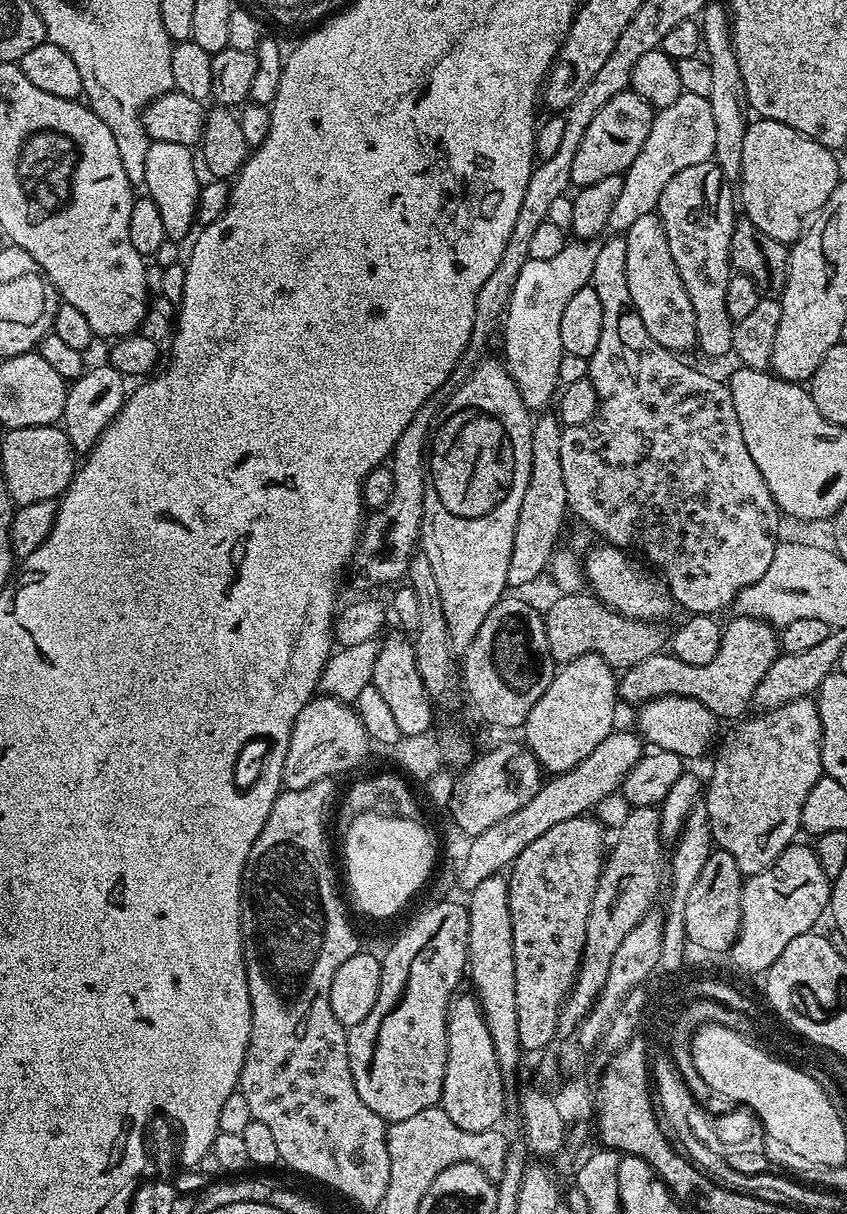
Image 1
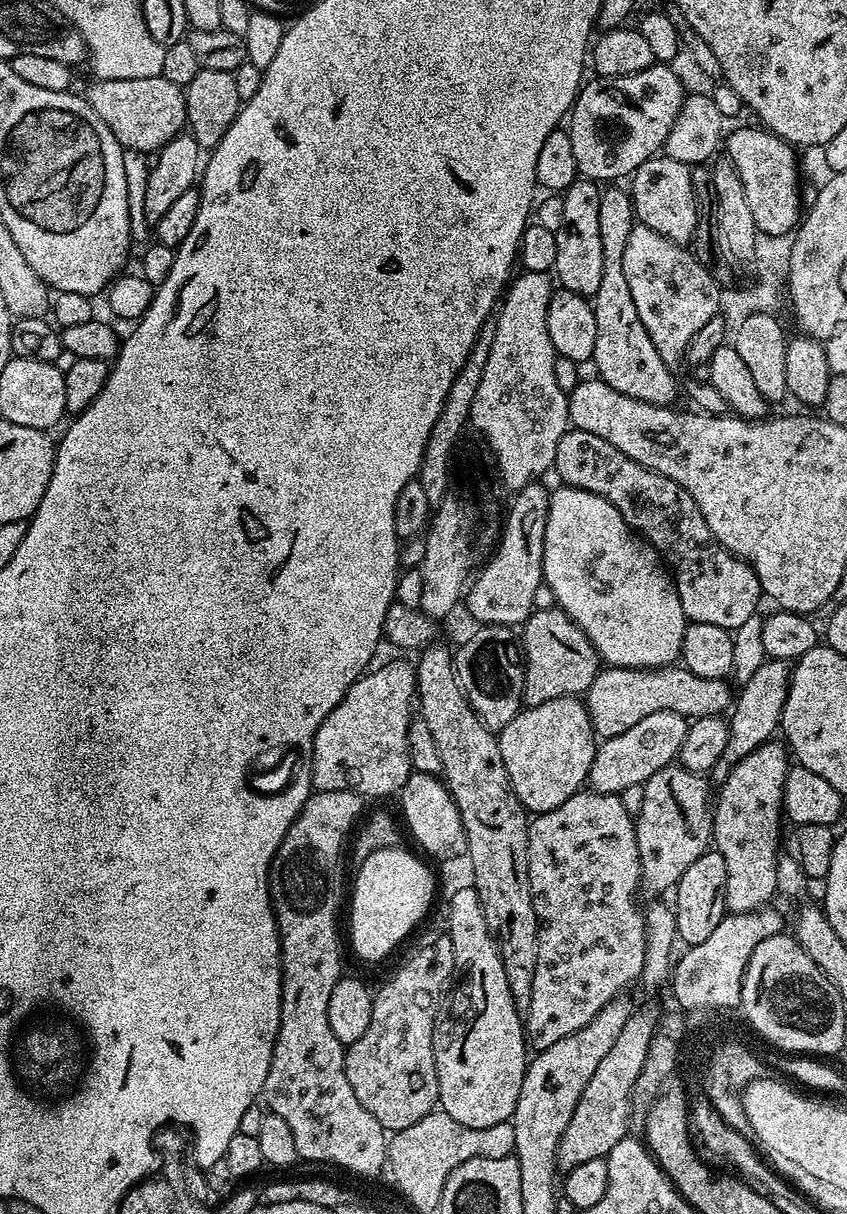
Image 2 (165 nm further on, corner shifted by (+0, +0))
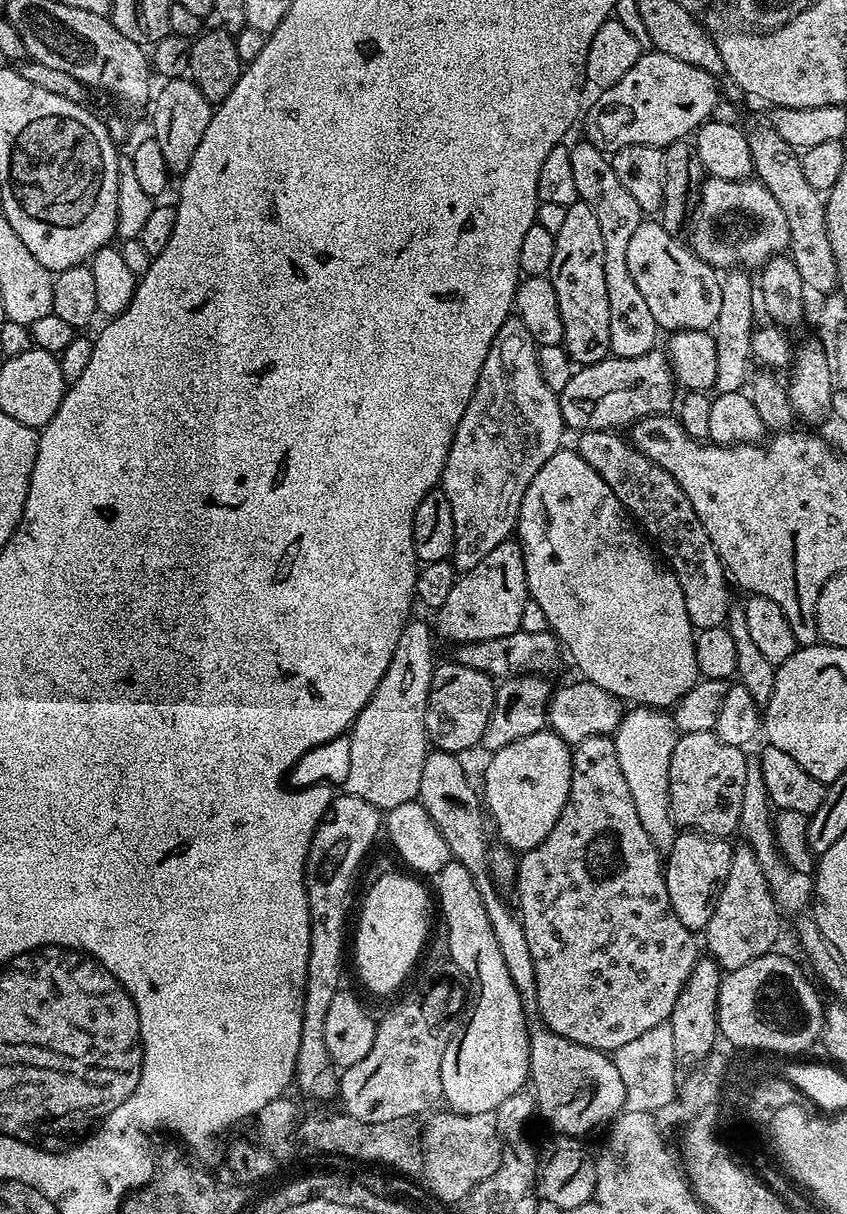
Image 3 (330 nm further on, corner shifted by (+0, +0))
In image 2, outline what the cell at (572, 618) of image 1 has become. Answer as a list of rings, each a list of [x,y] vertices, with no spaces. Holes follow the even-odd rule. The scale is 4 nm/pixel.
[[[560,607],[535,610],[522,625],[524,704],[529,708],[559,696],[587,693],[590,682],[601,670],[602,661],[586,634]]]

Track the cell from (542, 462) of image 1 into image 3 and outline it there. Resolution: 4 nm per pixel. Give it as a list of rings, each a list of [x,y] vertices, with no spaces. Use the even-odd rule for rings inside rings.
[[[515,539],[503,540],[474,570],[457,575],[454,590],[435,613],[434,628],[452,646],[482,642],[486,638],[506,638],[506,634],[521,631],[522,610],[530,602],[526,582],[524,550]]]

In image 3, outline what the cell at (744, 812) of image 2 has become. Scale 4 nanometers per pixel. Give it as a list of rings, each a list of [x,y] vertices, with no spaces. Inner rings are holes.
[[[747,846],[733,847],[730,874],[726,878],[722,894],[718,894],[718,906],[714,906],[714,915],[710,917],[706,929],[707,955],[724,972],[738,970],[738,966],[746,966],[746,962],[754,962],[754,958],[765,956],[777,947],[780,919],[782,913],[776,907],[776,899],[772,897],[766,874],[762,874],[762,866],[758,866],[758,858]]]

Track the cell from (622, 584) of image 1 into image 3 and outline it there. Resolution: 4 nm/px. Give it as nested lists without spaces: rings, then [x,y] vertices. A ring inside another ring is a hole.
[[[576,451],[556,452],[554,458],[550,458],[550,462],[546,462],[546,466],[538,470],[538,474],[534,474],[534,482],[526,486],[526,494],[522,498],[520,513],[516,519],[515,535],[518,537],[520,547],[524,550],[526,582],[531,603],[542,606],[542,614],[546,614],[549,629],[566,649],[567,655],[568,652],[572,655],[572,660],[576,663],[576,668],[580,671],[579,675],[583,679],[589,680],[594,686],[602,686],[602,690],[614,694],[620,701],[627,702],[629,705],[647,706],[657,710],[671,709],[701,679],[696,661],[694,629],[686,614],[686,598],[682,598],[682,586],[678,586],[678,578],[671,568],[666,566],[665,561],[657,555],[653,545],[645,539],[632,517],[624,511],[622,502],[614,498],[614,490],[610,490],[610,486],[602,482],[598,470],[594,470],[594,466],[590,466],[590,462],[586,462]]]

